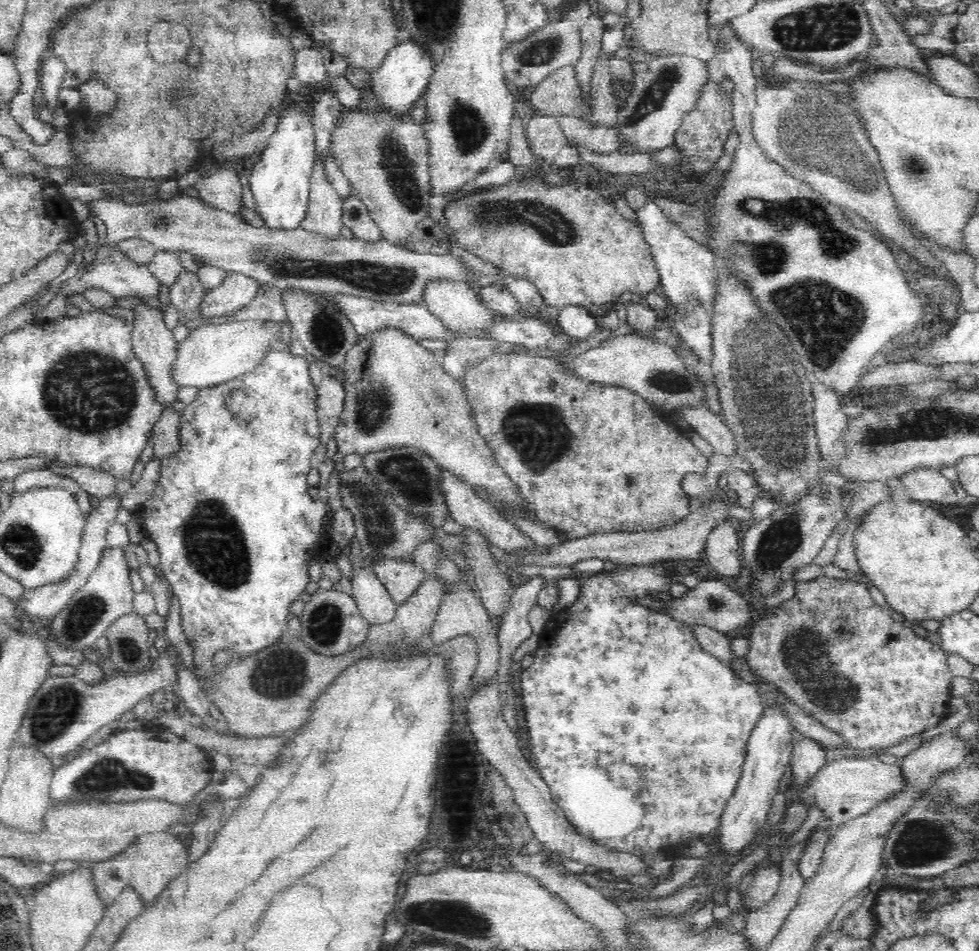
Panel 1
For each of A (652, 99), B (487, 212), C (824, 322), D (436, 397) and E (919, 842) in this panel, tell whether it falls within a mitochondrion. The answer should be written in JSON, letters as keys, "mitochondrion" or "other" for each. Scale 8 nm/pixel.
{"A":"mitochondrion","B":"mitochondrion","C":"mitochondrion","D":"mitochondrion","E":"mitochondrion"}

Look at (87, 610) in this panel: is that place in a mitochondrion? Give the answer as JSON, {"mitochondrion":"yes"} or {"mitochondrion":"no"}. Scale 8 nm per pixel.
{"mitochondrion":"yes"}

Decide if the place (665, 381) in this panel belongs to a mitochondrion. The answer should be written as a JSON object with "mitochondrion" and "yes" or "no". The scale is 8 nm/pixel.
{"mitochondrion":"yes"}

